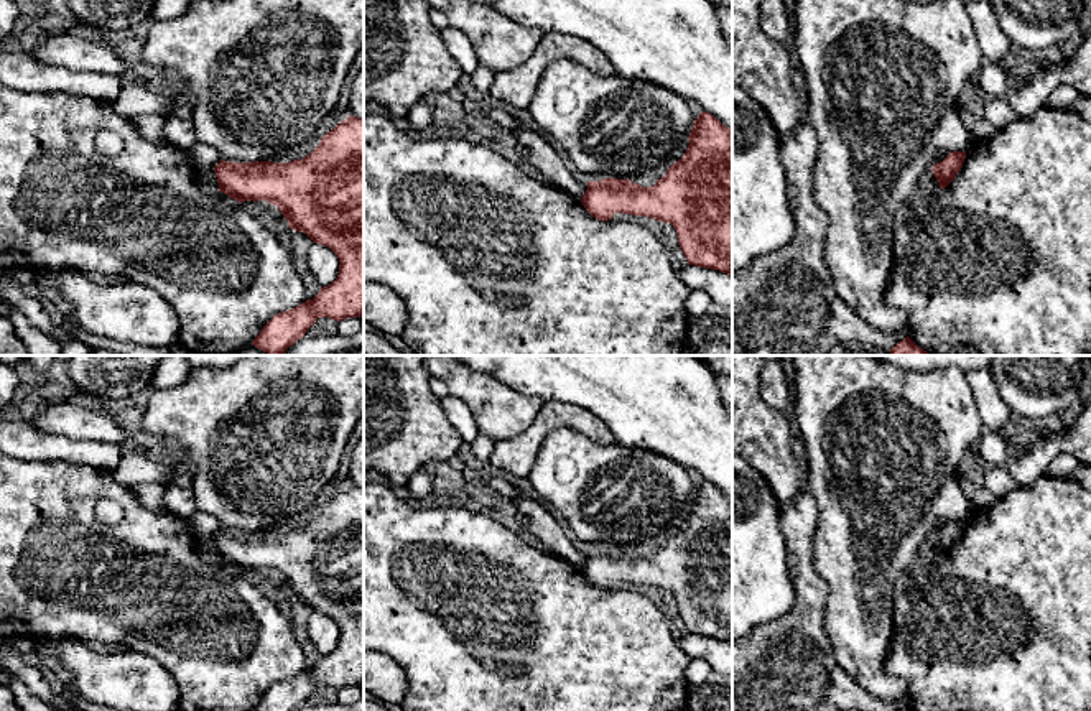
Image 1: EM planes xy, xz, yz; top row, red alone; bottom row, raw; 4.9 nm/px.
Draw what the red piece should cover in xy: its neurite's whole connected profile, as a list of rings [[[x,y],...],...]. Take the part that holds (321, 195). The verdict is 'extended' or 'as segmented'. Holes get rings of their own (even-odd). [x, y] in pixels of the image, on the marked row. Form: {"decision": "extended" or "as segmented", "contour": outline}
{"decision": "as segmented", "contour": [[[347,117],[303,160],[290,163],[250,161],[234,163],[221,160],[214,166],[219,191],[229,198],[245,201],[268,201],[288,221],[290,229],[306,234],[313,242],[329,247],[339,258],[337,278],[323,286],[299,306],[275,314],[253,339],[252,346],[268,356],[283,356],[301,339],[318,318],[342,321],[364,319],[364,120]]]}

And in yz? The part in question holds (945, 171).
{"decision": "as segmented", "contour": [[[951,151],[943,161],[935,163],[931,173],[935,174],[941,189],[945,189],[961,171],[964,158],[966,151]]]}

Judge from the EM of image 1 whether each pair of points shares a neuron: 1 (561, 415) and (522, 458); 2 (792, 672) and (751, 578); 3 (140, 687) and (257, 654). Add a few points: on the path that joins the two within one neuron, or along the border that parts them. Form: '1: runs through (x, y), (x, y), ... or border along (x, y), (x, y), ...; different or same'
1: runs through (550, 420), (525, 446); same
2: border along (795, 593), (789, 611), (749, 632); different
3: border along (142, 652), (153, 657), (167, 670), (180, 693); different

